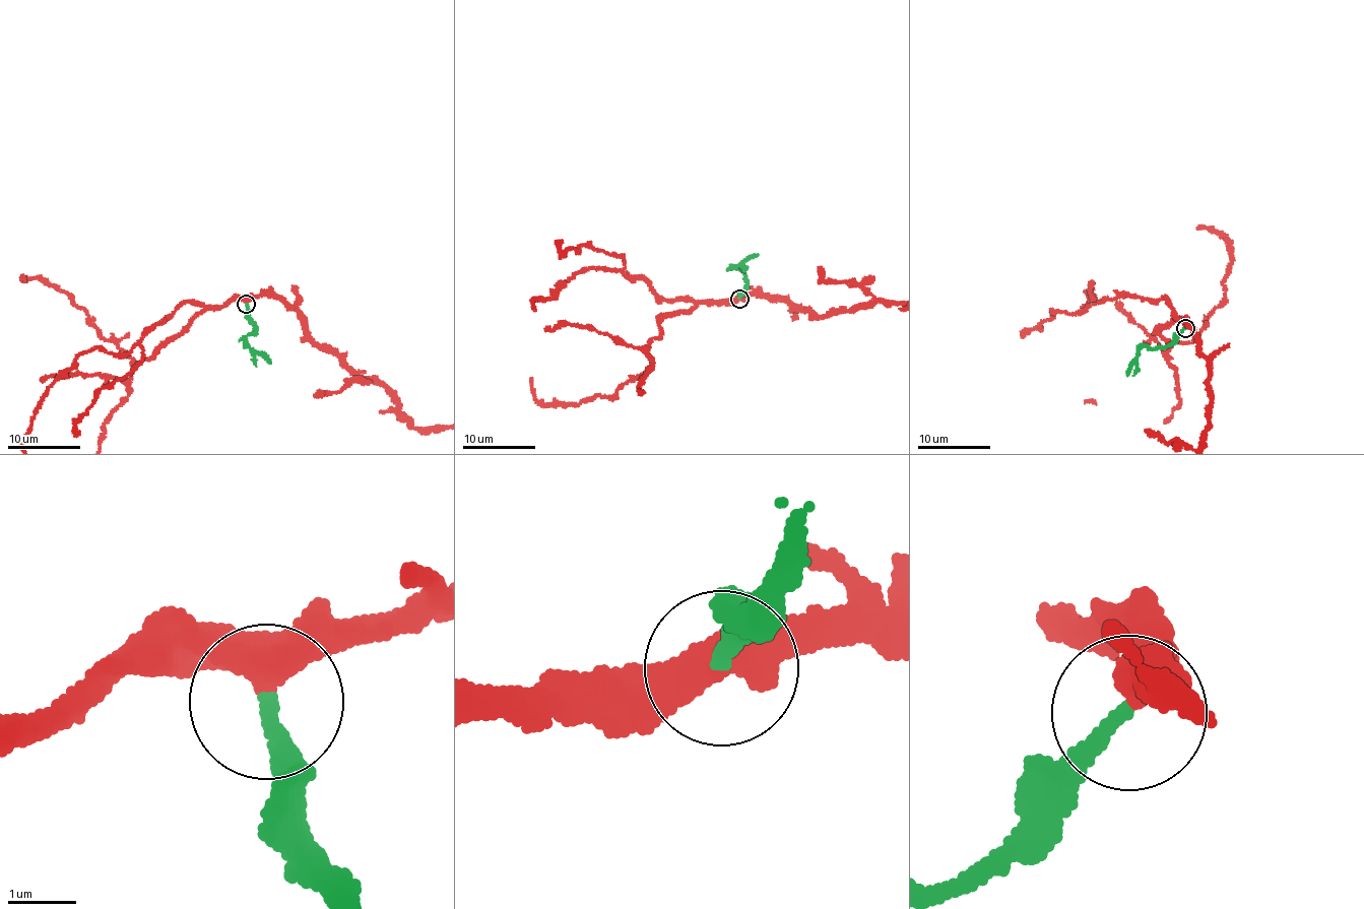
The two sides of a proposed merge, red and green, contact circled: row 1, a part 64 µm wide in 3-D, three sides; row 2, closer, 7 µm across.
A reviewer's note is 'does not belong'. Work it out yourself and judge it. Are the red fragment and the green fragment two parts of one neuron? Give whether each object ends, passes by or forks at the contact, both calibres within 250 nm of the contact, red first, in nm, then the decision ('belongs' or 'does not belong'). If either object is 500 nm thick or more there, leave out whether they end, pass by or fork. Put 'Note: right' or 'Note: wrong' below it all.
red passes by; green ends there; 440 nm thick on the red side, 260 nm on the other; belongs
Note: wrong

